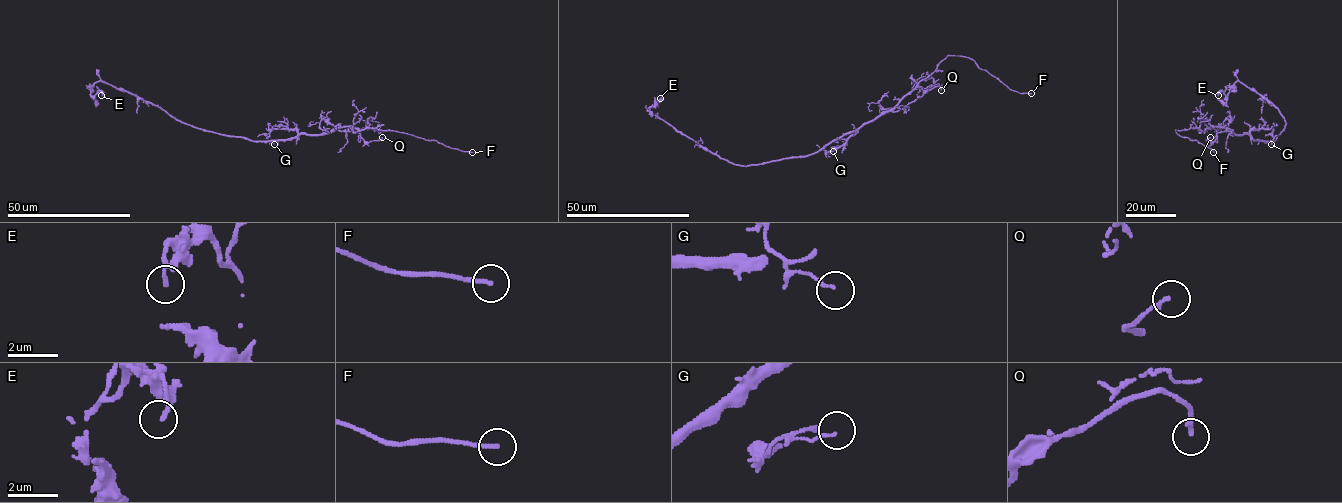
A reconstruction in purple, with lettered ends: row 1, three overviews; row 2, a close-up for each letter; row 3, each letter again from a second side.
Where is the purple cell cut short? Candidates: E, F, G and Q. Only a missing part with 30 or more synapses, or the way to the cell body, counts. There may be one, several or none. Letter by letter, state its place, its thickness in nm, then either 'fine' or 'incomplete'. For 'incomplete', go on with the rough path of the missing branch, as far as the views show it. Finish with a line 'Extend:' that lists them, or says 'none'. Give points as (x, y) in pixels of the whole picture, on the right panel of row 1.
E: at (1218, 95); 160 nm thick; fine
F: at (1213, 152); 160 nm thick; incomplete
G: at (1271, 144); 110 nm thick; fine
Q: at (1210, 137); 170 nm thick; fine
Extend: F

